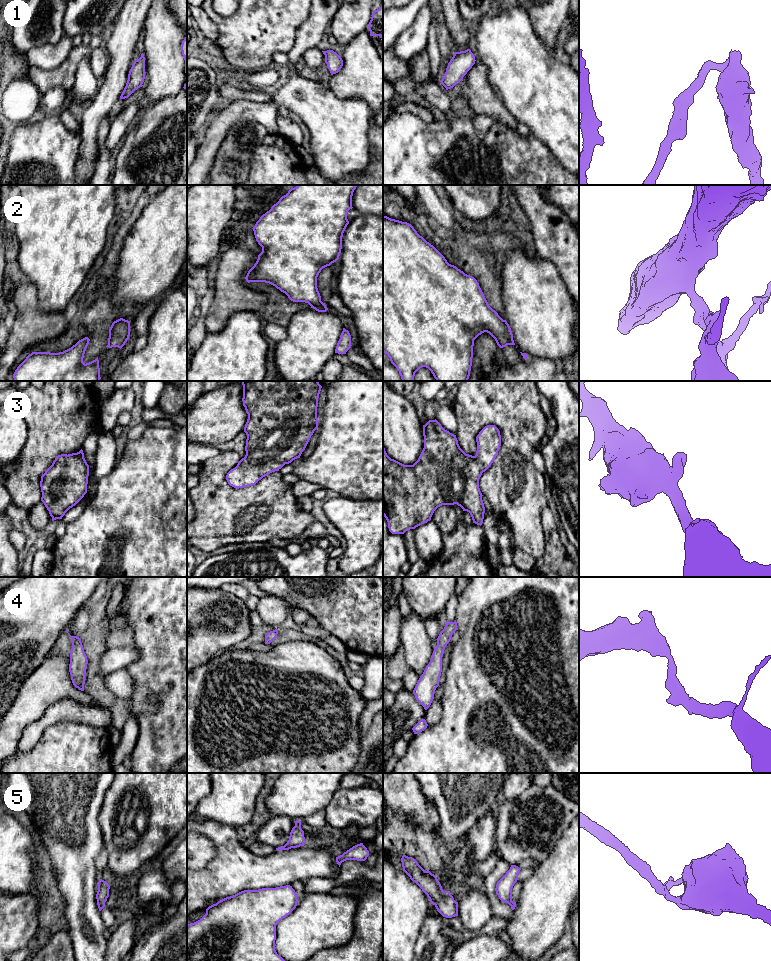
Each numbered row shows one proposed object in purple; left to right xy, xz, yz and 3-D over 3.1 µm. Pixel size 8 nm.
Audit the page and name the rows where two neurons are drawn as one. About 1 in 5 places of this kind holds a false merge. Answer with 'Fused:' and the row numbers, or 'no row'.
Fused: no row

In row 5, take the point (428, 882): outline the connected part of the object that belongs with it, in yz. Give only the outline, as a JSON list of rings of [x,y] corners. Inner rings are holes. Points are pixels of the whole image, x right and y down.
[[[406,855],[401,858],[403,871],[415,882],[427,895],[431,904],[446,918],[458,916],[458,902],[450,891],[444,891],[437,877],[429,870],[425,871],[418,862]]]

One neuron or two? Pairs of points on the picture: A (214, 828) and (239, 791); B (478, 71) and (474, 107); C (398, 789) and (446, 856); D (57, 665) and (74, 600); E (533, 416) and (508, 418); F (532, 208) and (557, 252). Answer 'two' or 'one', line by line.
A: two
B: one
C: two
D: two
E: one
F: one

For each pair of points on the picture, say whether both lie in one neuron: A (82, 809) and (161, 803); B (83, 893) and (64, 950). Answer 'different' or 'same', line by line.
A: different
B: different

